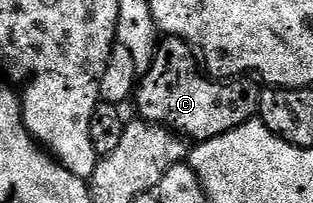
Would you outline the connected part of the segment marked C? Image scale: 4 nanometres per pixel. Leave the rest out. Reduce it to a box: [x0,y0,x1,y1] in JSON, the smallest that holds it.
[134,36,261,144]

